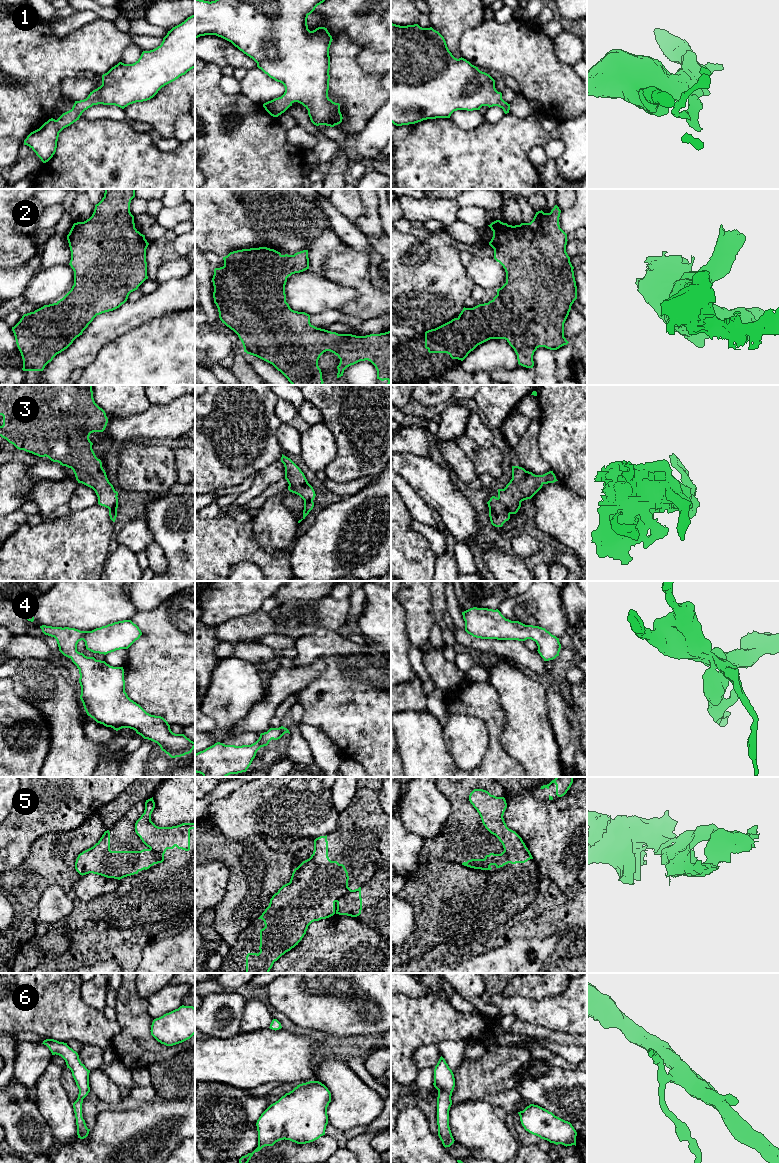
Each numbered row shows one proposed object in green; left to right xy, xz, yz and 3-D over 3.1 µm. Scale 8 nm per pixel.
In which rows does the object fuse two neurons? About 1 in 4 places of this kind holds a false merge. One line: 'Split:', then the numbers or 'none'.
Split: 5

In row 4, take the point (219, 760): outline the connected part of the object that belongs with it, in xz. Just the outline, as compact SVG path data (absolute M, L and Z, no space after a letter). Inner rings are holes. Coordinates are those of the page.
M283 726L270 728L261 733L259 739L251 745L225 745L217 742L195 754L195 772L203 777L227 777L230 774L246 772L257 751L269 742L280 739L289 730Z

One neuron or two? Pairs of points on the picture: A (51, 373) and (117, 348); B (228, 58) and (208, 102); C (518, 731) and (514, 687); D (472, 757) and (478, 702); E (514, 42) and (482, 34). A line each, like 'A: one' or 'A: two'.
A: two
B: two
C: one
D: two
E: one

